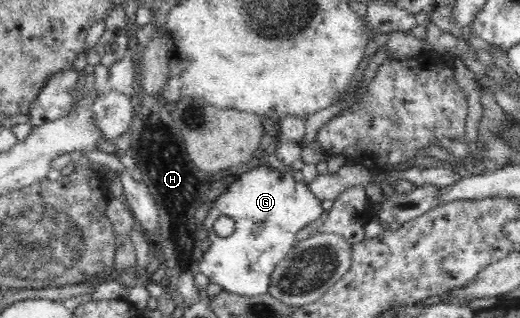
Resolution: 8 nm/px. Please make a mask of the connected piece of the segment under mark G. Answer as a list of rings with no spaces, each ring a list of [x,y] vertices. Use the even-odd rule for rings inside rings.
[[[265,165],[237,175],[234,182],[212,202],[212,207],[201,226],[204,236],[210,239],[210,247],[203,254],[204,259],[200,260],[199,271],[208,276],[212,283],[221,285],[223,291],[228,293],[250,297],[268,294],[271,273],[294,247],[297,242],[295,235],[323,213],[325,212],[322,209],[322,200],[310,192],[306,183],[295,181],[292,173],[282,173]],[[222,215],[232,217],[235,221],[235,230],[227,237],[217,236],[212,228],[214,221]]]

